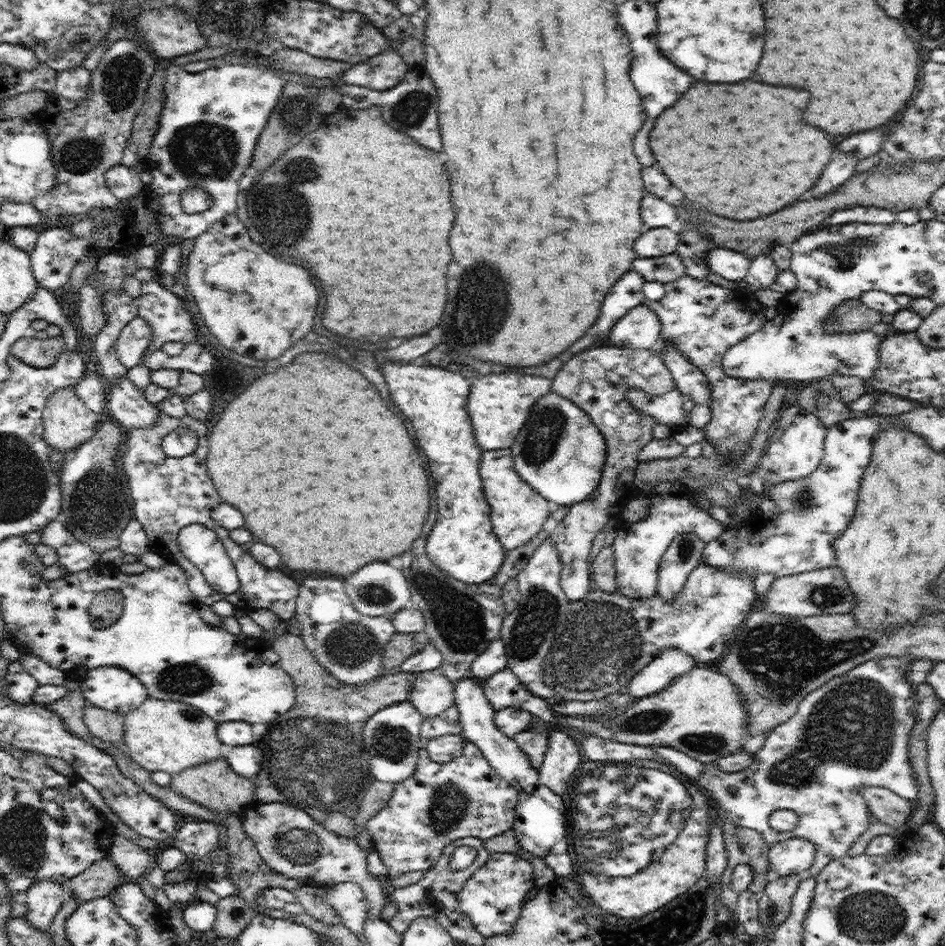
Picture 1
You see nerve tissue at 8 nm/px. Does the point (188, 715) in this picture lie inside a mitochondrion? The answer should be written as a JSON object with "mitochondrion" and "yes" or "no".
{"mitochondrion":"yes"}

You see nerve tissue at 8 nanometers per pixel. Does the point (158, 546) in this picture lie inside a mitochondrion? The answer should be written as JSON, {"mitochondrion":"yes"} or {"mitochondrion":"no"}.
{"mitochondrion":"no"}

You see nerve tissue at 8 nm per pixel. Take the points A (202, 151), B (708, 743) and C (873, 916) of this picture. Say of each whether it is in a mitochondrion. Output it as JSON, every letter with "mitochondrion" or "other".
{"A":"mitochondrion","B":"mitochondrion","C":"mitochondrion"}

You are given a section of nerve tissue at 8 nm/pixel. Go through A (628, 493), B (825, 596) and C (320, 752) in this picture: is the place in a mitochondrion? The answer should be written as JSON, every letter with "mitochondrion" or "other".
{"A":"other","B":"mitochondrion","C":"mitochondrion"}

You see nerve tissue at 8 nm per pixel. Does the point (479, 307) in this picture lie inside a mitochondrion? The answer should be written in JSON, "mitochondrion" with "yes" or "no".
{"mitochondrion":"yes"}

